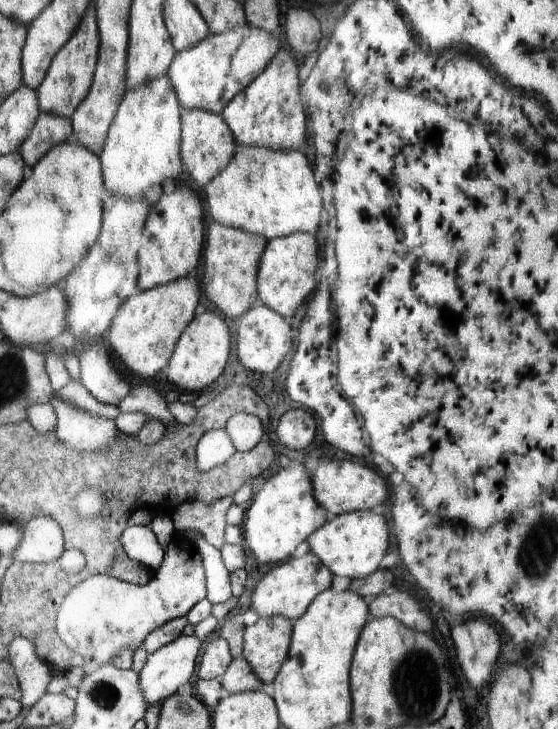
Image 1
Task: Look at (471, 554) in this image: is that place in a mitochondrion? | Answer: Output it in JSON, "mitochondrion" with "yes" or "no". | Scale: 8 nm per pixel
{"mitochondrion":"no"}

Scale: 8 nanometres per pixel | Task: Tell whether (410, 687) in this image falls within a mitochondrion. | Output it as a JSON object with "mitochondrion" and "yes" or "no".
{"mitochondrion":"yes"}

